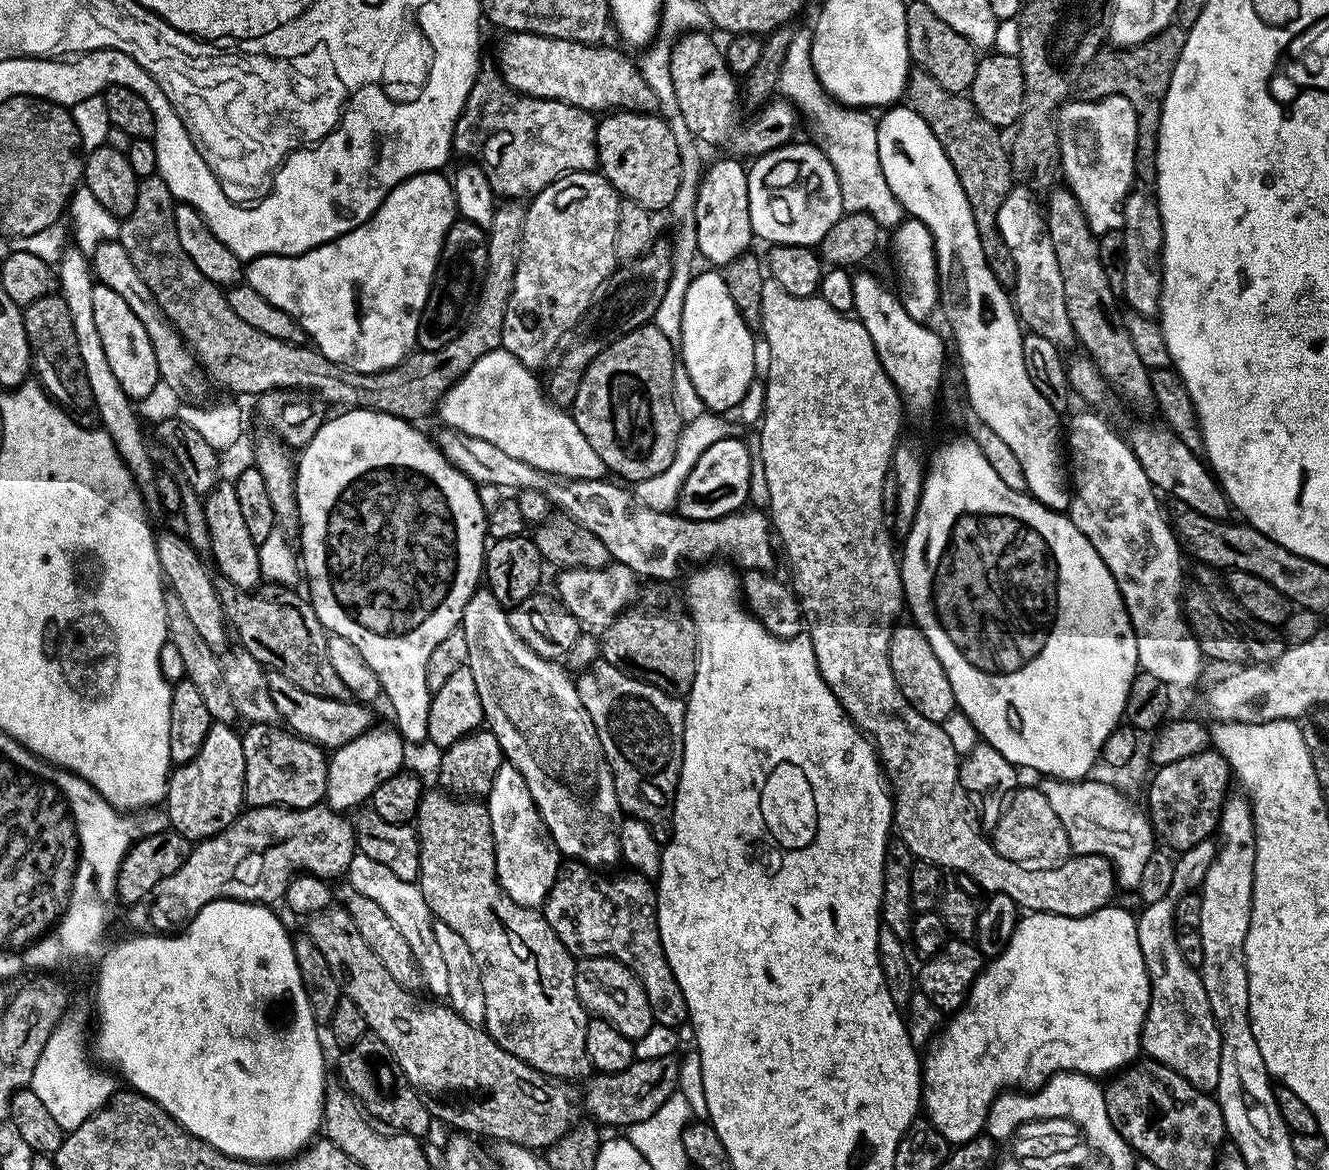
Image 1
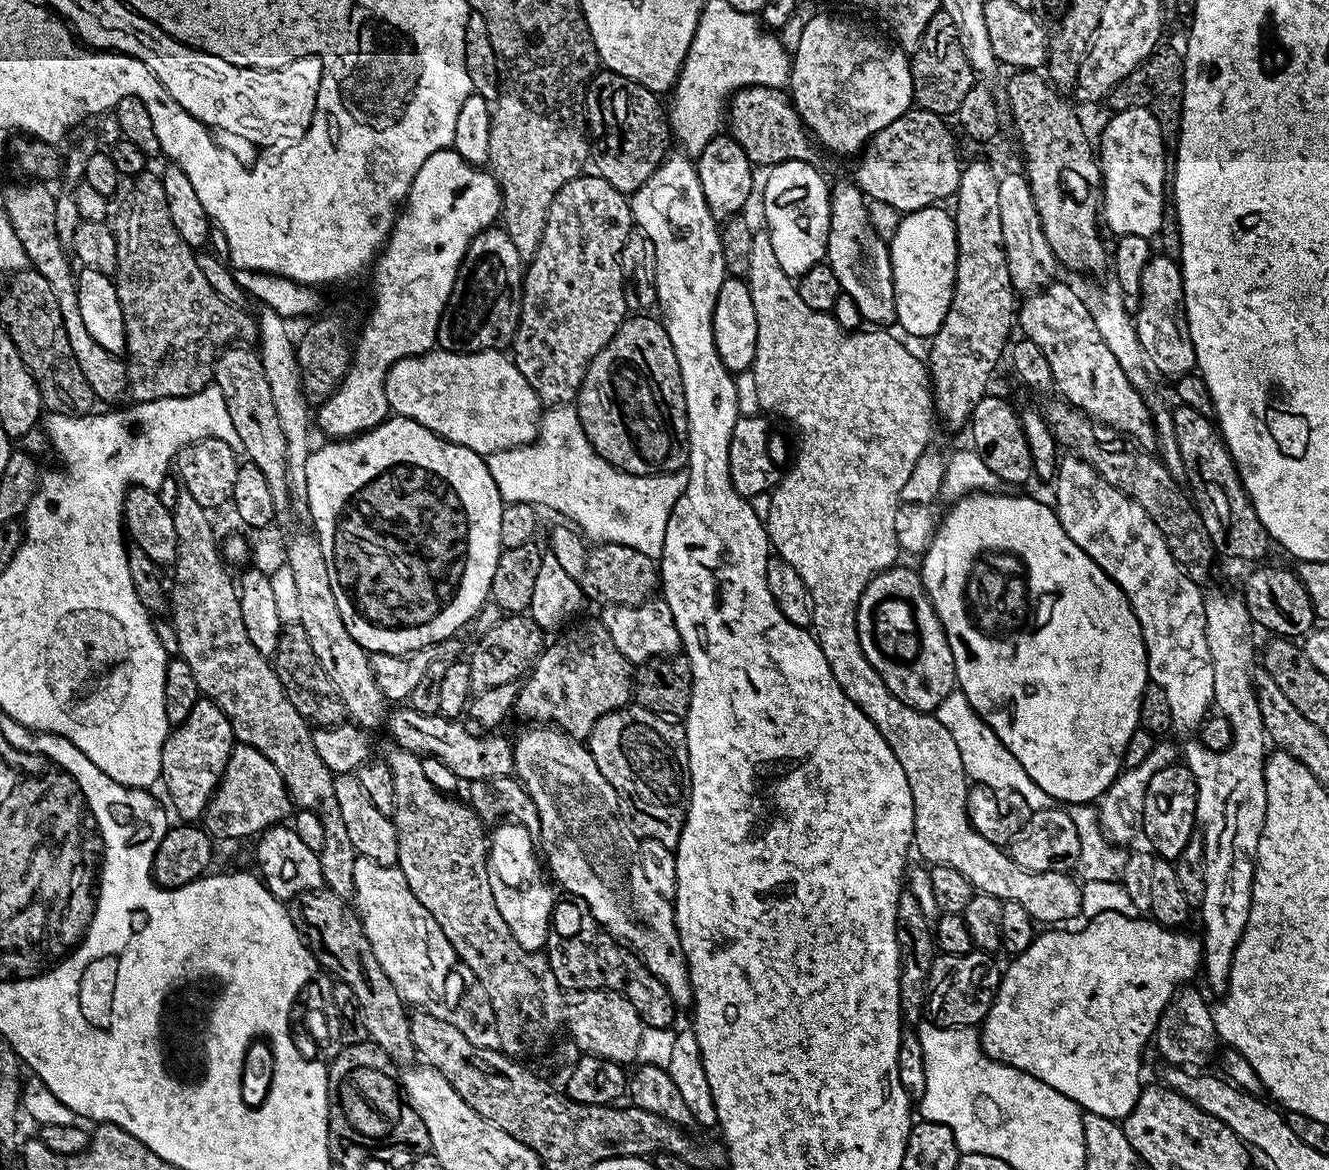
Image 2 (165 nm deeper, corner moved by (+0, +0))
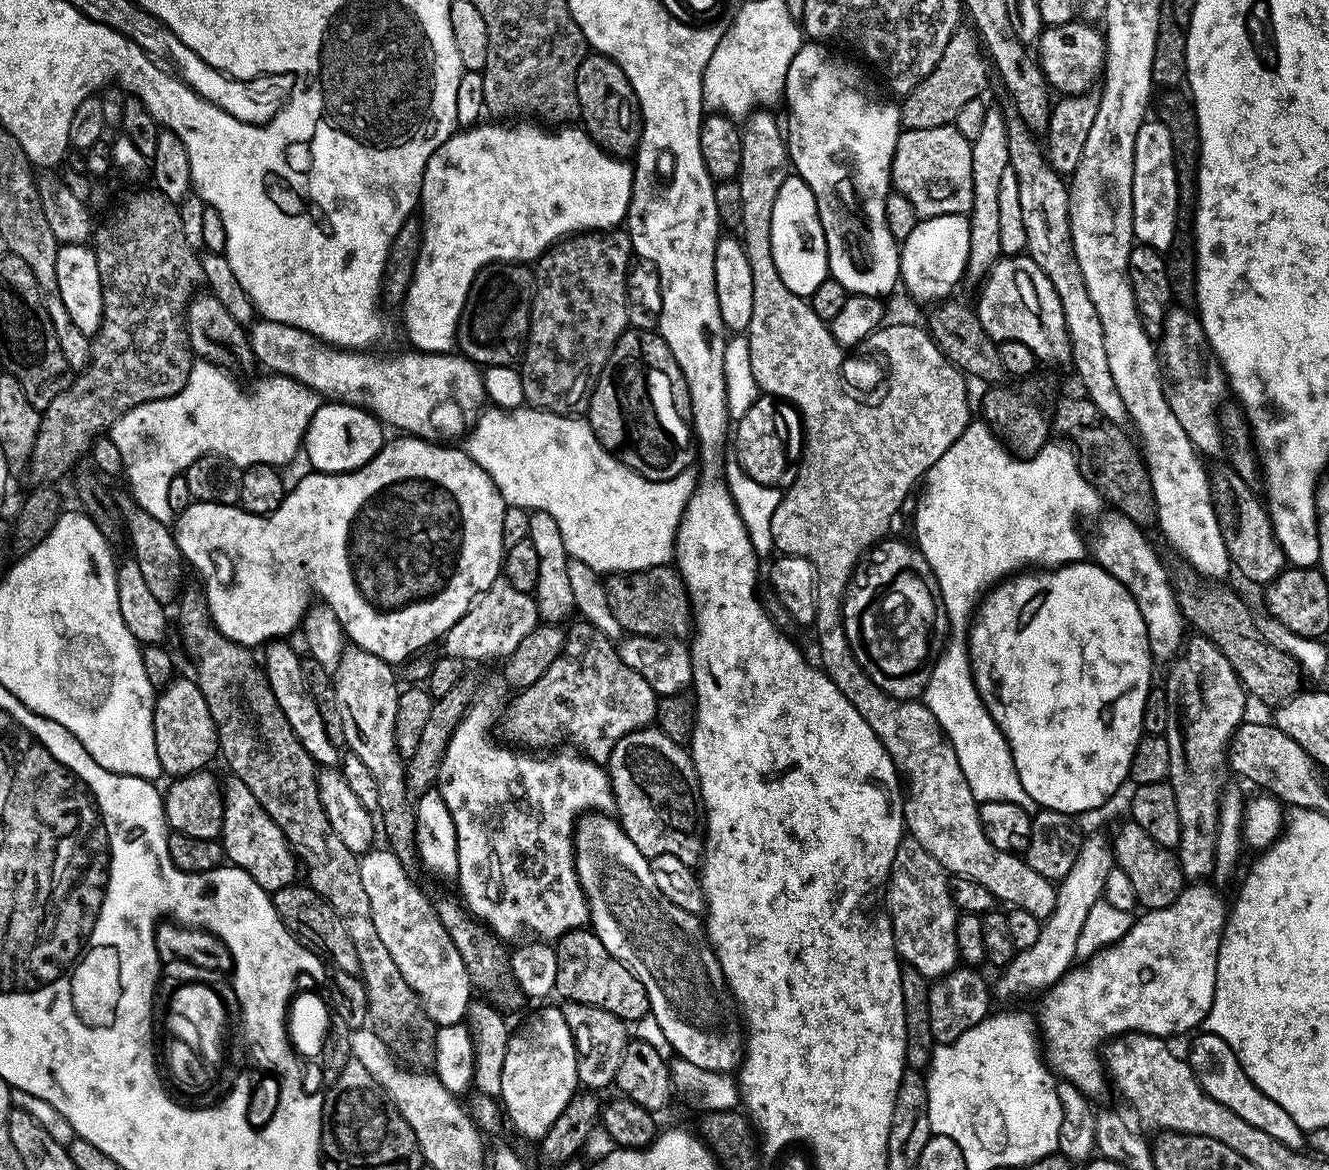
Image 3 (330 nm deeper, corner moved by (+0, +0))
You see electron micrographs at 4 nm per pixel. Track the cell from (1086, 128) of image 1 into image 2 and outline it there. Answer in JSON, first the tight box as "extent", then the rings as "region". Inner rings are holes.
{"extent":[1098,108,1166,238],"region":[[[1141,108],[1122,110],[1109,117],[1100,144],[1098,140],[1103,223],[1116,238],[1126,234],[1155,237],[1166,215],[1166,149],[1160,123],[1150,110]]]}

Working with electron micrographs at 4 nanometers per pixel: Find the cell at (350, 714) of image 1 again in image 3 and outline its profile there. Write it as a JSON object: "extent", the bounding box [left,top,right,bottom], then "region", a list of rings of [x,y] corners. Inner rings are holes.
{"extent":[502,622,658,766],"region":[[[577,622],[572,632],[570,628],[562,654],[554,658],[550,670],[515,696],[502,712],[502,728],[504,724],[509,741],[517,740],[512,742],[528,750],[548,750],[552,743],[569,740],[573,749],[601,766],[607,765],[614,746],[626,734],[655,721],[658,703],[650,682],[622,662],[614,641],[583,622]]]}

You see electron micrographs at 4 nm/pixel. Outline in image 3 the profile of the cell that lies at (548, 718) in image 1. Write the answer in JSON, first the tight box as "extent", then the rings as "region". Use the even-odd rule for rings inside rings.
{"extent":[574,814,746,1074],"region":[[[585,814],[580,817],[574,829],[574,855],[576,858],[576,873],[580,879],[582,890],[588,899],[588,918],[591,931],[596,933],[596,937],[600,939],[602,946],[606,946],[606,950],[610,950],[610,954],[623,962],[638,978],[638,982],[642,982],[642,986],[646,986],[648,1011],[658,1020],[659,1026],[661,1026],[663,1033],[666,1034],[667,1041],[670,1042],[673,1053],[677,1057],[685,1059],[686,1062],[692,1062],[695,1066],[700,1066],[704,1070],[727,1074],[735,1073],[739,1069],[740,1061],[744,1059],[746,1029],[742,1023],[742,1013],[735,998],[732,997],[726,978],[722,974],[722,966],[718,962],[712,943],[708,940],[708,933],[701,917],[674,906],[674,902],[670,902],[670,898],[663,896],[658,890],[658,886],[654,886],[654,874],[650,874],[650,866],[648,865],[649,857],[644,856],[642,850],[638,850],[638,846],[634,846],[634,842],[630,842],[630,838],[626,835],[624,829],[611,815]]]}

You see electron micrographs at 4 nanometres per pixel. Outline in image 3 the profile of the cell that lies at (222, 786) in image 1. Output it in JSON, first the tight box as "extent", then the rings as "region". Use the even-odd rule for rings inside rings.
{"extent":[152,675,220,777],"region":[[[177,675],[168,685],[155,693],[152,701],[152,721],[154,722],[154,746],[158,746],[158,762],[165,777],[188,776],[209,767],[212,759],[217,759],[220,743],[210,718],[210,706],[196,685],[195,679]]]}

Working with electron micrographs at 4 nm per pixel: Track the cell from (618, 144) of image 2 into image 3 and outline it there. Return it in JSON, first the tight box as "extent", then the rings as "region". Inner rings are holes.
{"extent":[576,56,644,157],"region":[[[585,56],[582,66],[578,66],[576,89],[580,103],[579,119],[588,135],[613,156],[631,157],[640,146],[644,120],[640,116],[640,103],[636,92],[620,65],[615,64],[608,56]]]}

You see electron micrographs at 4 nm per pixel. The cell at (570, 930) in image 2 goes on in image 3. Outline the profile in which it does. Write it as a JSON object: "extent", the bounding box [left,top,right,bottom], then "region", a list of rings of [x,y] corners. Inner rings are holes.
{"extent":[554,927,649,1022],"region":[[[587,927],[578,928],[575,932],[568,932],[565,936],[561,936],[559,940],[555,941],[554,947],[557,956],[555,991],[564,995],[565,1001],[573,1004],[598,1006],[625,1022],[635,1022],[649,1013],[646,986],[642,986],[642,982],[638,982],[638,978],[632,971],[618,958],[614,958],[610,954],[610,950],[606,950],[606,946],[602,946],[602,942],[596,937],[595,932]]]}

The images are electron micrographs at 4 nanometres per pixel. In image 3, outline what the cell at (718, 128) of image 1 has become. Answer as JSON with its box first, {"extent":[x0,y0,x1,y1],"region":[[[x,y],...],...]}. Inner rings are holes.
{"extent":[891,124,971,218],"region":[[[952,124],[930,130],[901,131],[892,159],[891,187],[914,202],[914,210],[920,218],[971,213],[971,143]]]}

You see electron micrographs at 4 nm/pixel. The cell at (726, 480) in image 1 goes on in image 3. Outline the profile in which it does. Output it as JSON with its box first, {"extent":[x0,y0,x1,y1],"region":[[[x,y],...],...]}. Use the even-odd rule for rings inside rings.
{"extent":[734,394,804,489],"region":[[[767,394],[757,396],[754,406],[746,410],[742,419],[734,424],[734,444],[736,440],[736,460],[739,471],[745,472],[754,482],[762,482],[762,486],[783,489],[789,481],[798,478],[800,462],[804,459],[804,425],[799,412],[795,411],[787,400]]]}

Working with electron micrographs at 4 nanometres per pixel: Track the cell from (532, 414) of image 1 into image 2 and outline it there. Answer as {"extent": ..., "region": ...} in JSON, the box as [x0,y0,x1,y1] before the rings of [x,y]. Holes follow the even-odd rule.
{"extent":[384,350,542,458],"region":[[[433,350],[424,353],[422,356],[408,356],[404,360],[400,360],[392,365],[390,371],[384,379],[384,396],[388,400],[388,407],[397,416],[405,416],[411,420],[417,420],[422,426],[426,426],[430,431],[449,440],[452,444],[461,444],[470,450],[480,453],[481,456],[487,458],[494,452],[501,452],[507,448],[521,448],[524,444],[531,444],[538,435],[540,427],[540,417],[542,415],[542,405],[536,396],[536,392],[526,382],[526,378],[522,378],[522,374],[518,370],[518,366],[512,361],[511,355],[505,354],[500,350],[485,350],[482,352],[446,352],[443,350]]]}

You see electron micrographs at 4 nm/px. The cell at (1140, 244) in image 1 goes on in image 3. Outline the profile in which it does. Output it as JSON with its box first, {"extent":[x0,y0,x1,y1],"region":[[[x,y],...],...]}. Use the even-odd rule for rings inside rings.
{"extent":[1158,306,1230,457],"region":[[[1173,306],[1168,311],[1168,317],[1164,323],[1164,332],[1158,341],[1158,355],[1162,369],[1162,379],[1170,402],[1170,410],[1174,410],[1174,418],[1182,425],[1182,430],[1190,438],[1190,442],[1196,447],[1201,457],[1216,456],[1225,451],[1224,435],[1220,432],[1220,410],[1229,395],[1230,387],[1228,378],[1224,373],[1224,367],[1220,364],[1210,342],[1206,338],[1206,330],[1202,326],[1199,315],[1191,307]]]}

